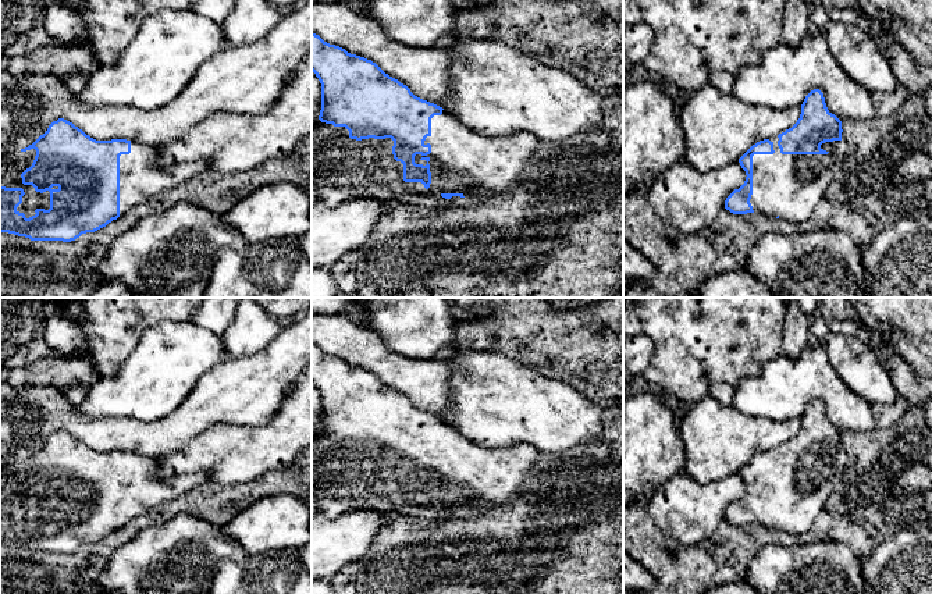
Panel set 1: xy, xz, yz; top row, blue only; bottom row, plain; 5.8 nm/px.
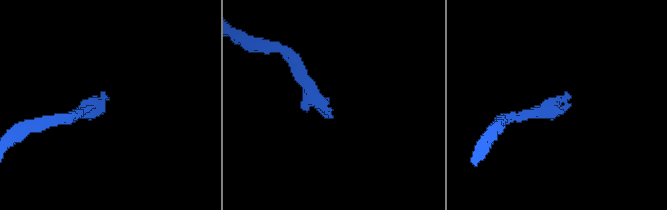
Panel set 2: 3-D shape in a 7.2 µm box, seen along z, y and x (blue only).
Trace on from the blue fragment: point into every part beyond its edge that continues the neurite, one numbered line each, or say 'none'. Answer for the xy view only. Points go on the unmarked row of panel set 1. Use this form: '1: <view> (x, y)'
1: xy (13, 476)

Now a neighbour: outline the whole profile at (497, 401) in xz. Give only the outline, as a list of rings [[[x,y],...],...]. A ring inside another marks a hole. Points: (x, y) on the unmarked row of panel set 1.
[[[495,351],[445,352],[452,373],[451,406],[444,422],[469,441],[487,448],[530,444],[540,453],[563,453],[602,437],[602,410],[572,385],[549,378]]]

